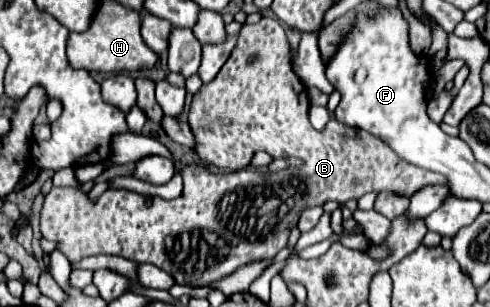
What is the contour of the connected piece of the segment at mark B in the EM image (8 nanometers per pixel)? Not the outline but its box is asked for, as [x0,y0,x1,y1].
[41,17,445,287]

